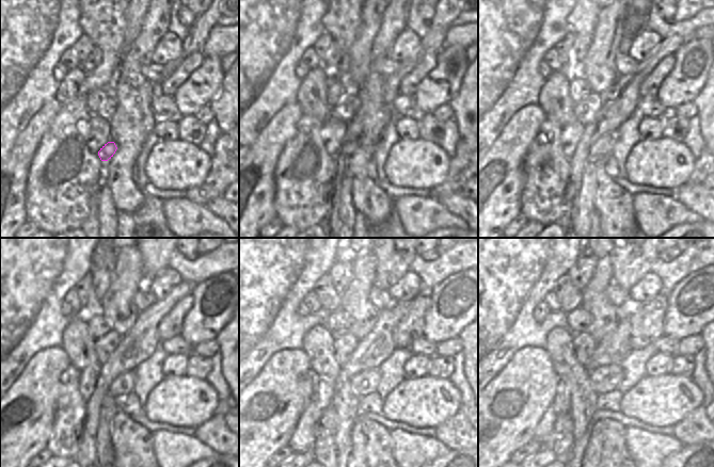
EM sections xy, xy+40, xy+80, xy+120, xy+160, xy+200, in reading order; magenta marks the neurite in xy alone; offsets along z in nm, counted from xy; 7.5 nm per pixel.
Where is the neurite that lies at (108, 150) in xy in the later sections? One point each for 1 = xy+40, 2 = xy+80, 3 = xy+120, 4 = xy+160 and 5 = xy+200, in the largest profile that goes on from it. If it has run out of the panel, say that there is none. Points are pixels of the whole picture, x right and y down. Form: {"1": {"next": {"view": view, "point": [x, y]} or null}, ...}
{"1": {"next": {"view": "xy+40", "point": [347, 149]}}, "2": {"next": {"view": "xy+80", "point": [602, 147]}}, "3": {"next": {"view": "xy+120", "point": [124, 384]}}, "4": {"next": {"view": "xy+160", "point": [366, 382]}}, "5": {"next": {"view": "xy+200", "point": [604, 380]}}}

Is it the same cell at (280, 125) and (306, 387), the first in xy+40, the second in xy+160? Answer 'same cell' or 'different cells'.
same cell

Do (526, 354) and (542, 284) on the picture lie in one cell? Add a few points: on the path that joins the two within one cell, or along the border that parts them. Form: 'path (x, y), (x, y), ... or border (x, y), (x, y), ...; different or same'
border (543, 348), (522, 347), (508, 360); different

